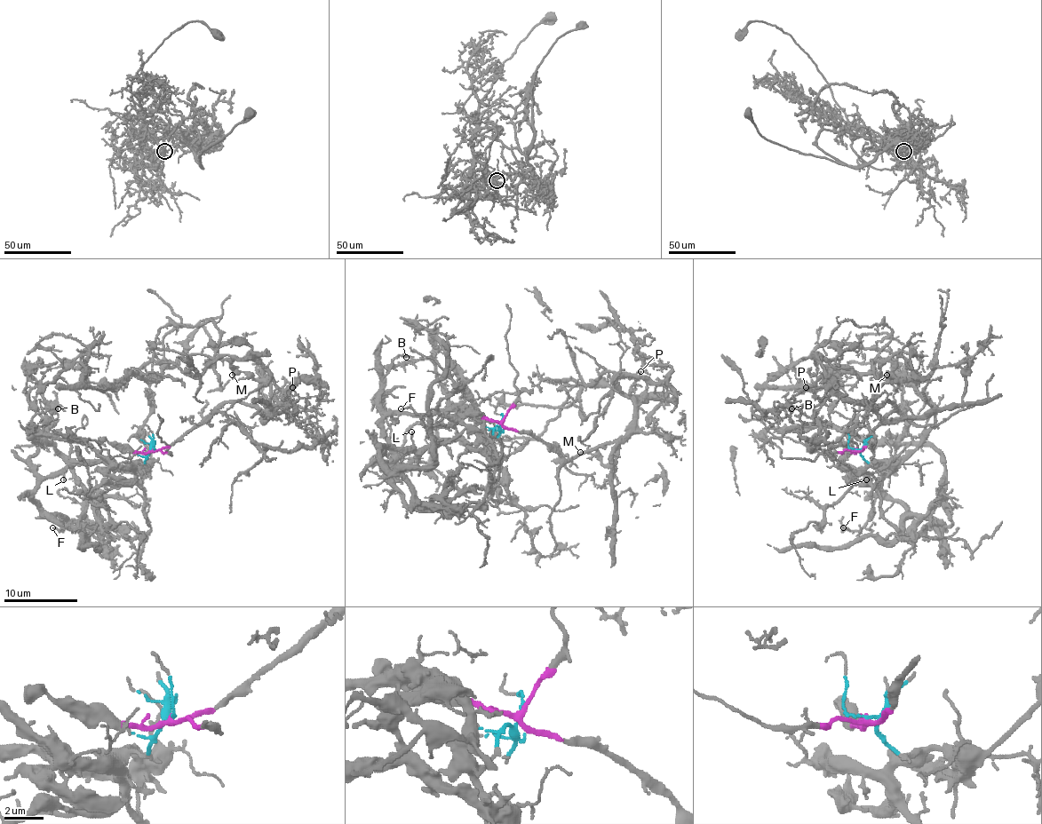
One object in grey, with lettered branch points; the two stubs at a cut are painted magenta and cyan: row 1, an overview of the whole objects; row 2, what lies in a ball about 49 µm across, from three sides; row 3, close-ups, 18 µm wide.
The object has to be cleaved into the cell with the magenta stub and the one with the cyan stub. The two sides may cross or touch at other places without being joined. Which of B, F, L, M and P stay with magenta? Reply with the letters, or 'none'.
M, P

